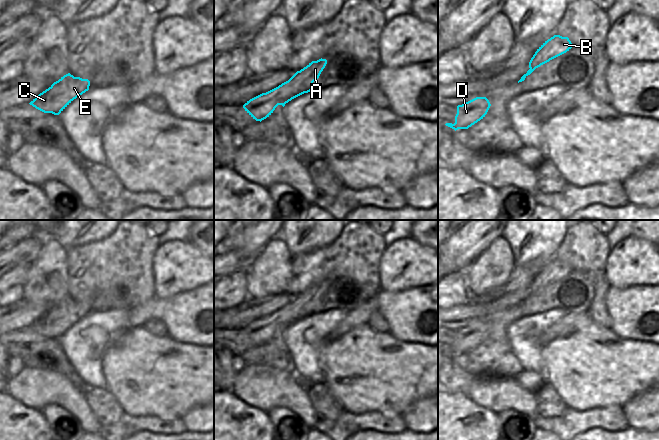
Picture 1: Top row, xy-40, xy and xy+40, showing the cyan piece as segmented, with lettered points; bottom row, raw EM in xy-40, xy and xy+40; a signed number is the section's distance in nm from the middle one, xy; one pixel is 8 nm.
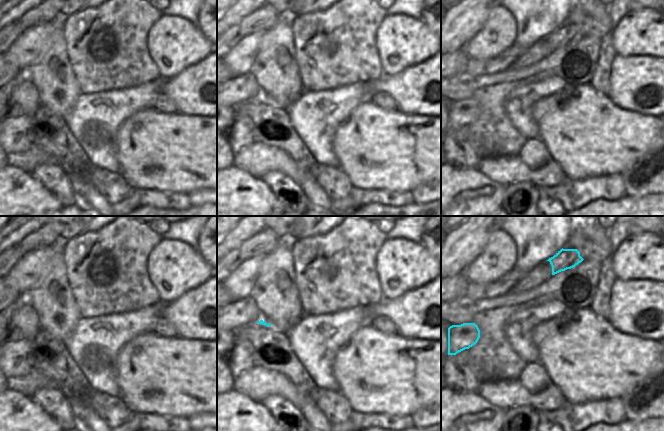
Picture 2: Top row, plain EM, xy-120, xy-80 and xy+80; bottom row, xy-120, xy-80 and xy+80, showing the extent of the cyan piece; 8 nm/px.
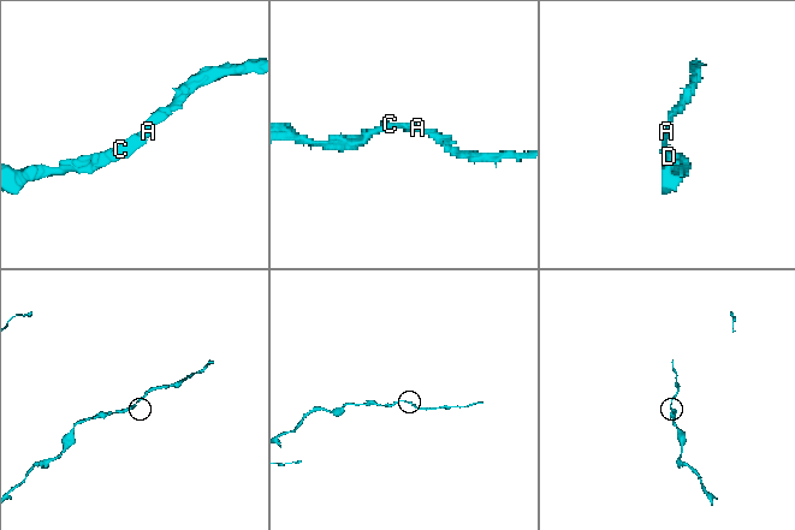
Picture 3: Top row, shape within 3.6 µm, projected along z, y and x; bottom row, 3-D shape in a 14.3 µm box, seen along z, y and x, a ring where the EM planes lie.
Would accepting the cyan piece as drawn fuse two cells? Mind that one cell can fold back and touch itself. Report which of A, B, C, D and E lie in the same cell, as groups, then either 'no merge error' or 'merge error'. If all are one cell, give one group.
A B C D E | no merge error

